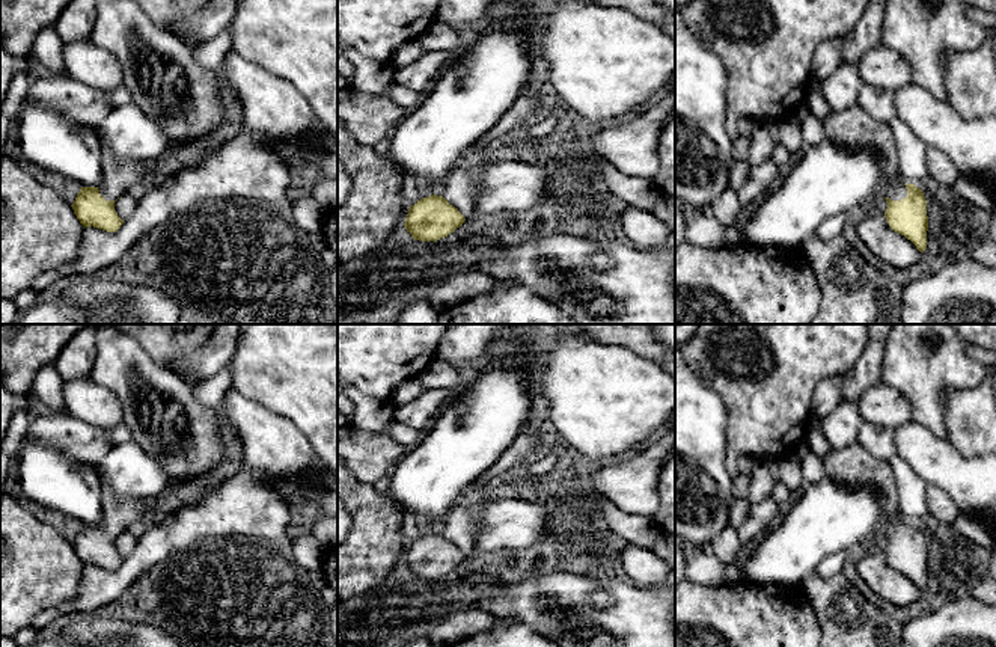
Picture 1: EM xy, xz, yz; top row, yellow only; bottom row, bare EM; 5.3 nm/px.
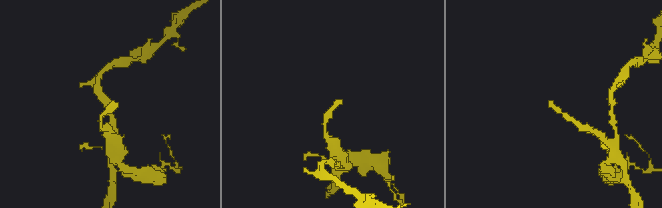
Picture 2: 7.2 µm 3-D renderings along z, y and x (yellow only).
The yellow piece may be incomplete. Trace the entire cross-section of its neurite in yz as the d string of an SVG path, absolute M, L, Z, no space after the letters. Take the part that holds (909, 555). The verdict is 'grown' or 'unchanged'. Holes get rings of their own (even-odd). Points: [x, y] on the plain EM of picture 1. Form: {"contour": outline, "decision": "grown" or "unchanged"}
{"contour": "M859 442L847 448L830 446L824 457L826 477L848 487L874 487L886 523L881 532L888 546L886 560L892 569L910 578L919 590L927 587L927 538L921 526L901 517L892 469Z", "decision": "grown"}

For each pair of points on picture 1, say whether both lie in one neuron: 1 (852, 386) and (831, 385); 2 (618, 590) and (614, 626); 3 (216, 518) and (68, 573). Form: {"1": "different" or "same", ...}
{"1": "different", "2": "same", "3": "different"}

